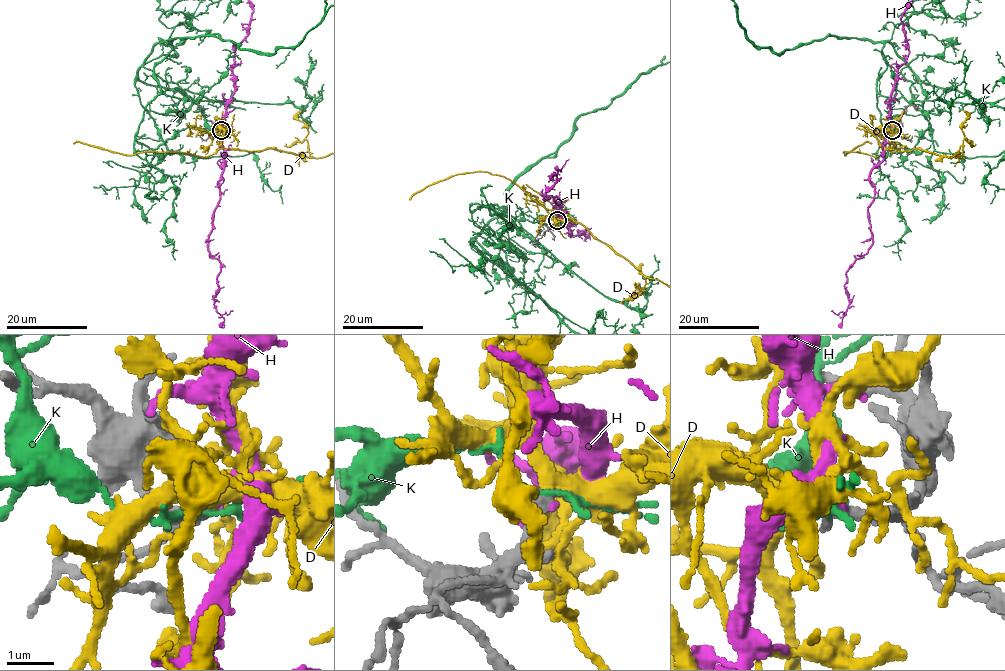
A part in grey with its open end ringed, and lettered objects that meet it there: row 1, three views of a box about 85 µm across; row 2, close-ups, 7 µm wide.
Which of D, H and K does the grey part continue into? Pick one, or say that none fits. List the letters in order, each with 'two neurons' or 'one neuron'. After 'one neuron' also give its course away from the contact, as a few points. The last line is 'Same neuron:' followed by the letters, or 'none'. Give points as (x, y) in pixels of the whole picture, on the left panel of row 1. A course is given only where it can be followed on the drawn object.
D: one neuron
H: two neurons
K: two neurons
Same neuron: D

